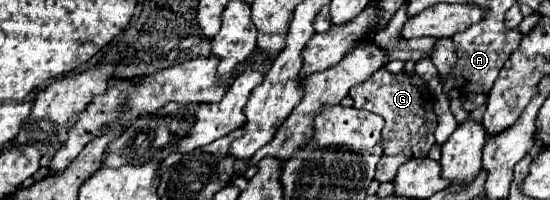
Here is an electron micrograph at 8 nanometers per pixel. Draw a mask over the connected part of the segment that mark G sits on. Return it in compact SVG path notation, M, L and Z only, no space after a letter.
M380 68L368 82L362 82L360 86L354 86L350 90L350 96L354 98L354 106L380 114L386 120L386 126L382 130L382 158L376 168L376 180L390 182L396 178L396 170L414 158L428 156L430 146L434 144L434 130L436 130L436 114L432 110L434 98L428 92L428 86L422 78L408 76L406 72L392 74L386 68Z

